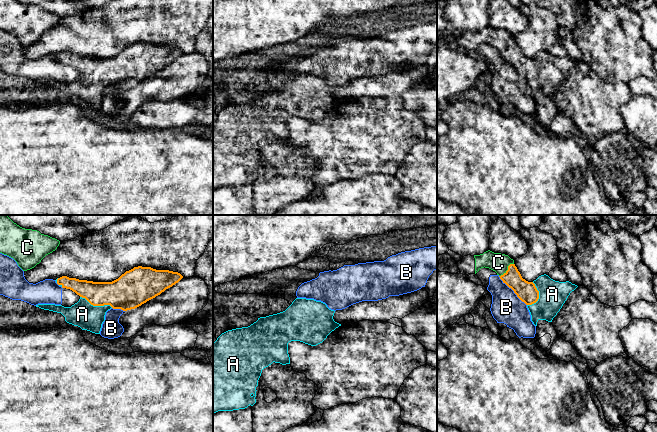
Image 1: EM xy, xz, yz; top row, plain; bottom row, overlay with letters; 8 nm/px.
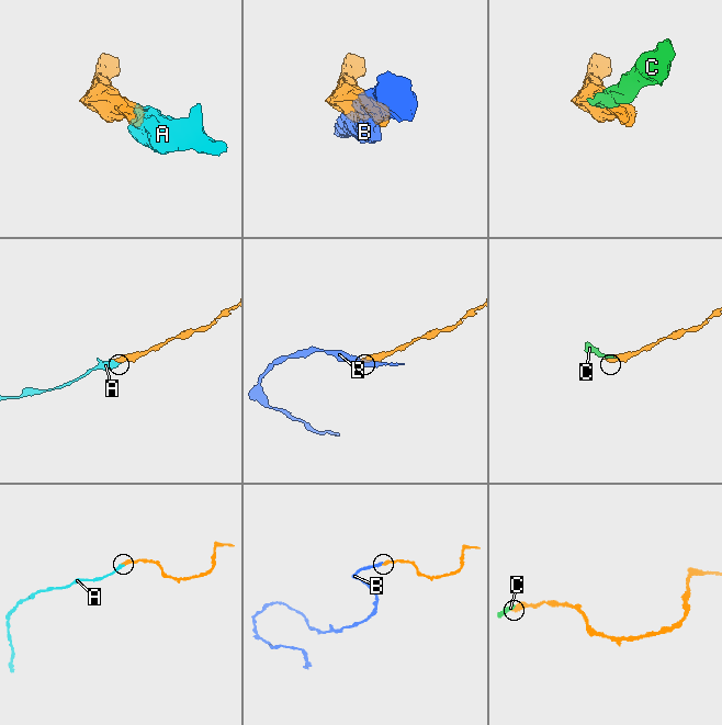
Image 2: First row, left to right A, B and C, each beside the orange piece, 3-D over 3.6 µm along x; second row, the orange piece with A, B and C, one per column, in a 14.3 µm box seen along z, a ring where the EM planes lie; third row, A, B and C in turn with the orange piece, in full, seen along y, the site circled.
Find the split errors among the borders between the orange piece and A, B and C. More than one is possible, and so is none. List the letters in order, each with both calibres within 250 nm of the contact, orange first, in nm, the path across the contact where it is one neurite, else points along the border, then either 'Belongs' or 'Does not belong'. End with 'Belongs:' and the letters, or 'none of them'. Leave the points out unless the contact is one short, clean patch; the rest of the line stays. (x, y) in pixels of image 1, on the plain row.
A: Thickness 260 nm (orange) against 200 nm. Belongs
B: Thickness 160 nm (orange) against 240 nm. Does not belong
C: Thickness 160 nm (orange) against 150 nm. Does not belong
Belongs: A

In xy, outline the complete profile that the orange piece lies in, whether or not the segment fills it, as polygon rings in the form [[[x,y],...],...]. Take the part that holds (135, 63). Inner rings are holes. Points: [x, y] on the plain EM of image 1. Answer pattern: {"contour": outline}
{"contour": [[[142,42],[134,43],[133,45],[126,47],[118,55],[112,58],[93,58],[62,52],[55,56],[56,59],[62,64],[70,65],[79,71],[79,77],[71,83],[55,80],[38,80],[36,83],[61,89],[65,93],[67,99],[78,102],[82,106],[100,110],[108,86],[111,84],[121,85],[123,87],[135,85],[160,71],[166,65],[178,59],[182,54],[183,52],[178,48],[156,46],[151,43]]]}

